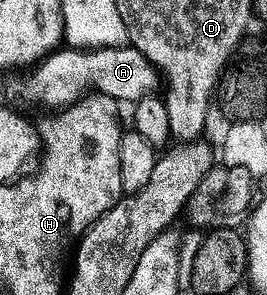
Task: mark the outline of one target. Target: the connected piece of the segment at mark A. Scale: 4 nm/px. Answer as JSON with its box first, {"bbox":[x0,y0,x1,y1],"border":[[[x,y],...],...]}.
{"bbox":[19,48,161,110],"border":[[[62,48],[50,54],[19,88],[22,96],[39,105],[62,110],[88,94],[111,97],[121,104],[136,104],[160,87],[161,77],[147,58],[136,48],[72,49]]]}

